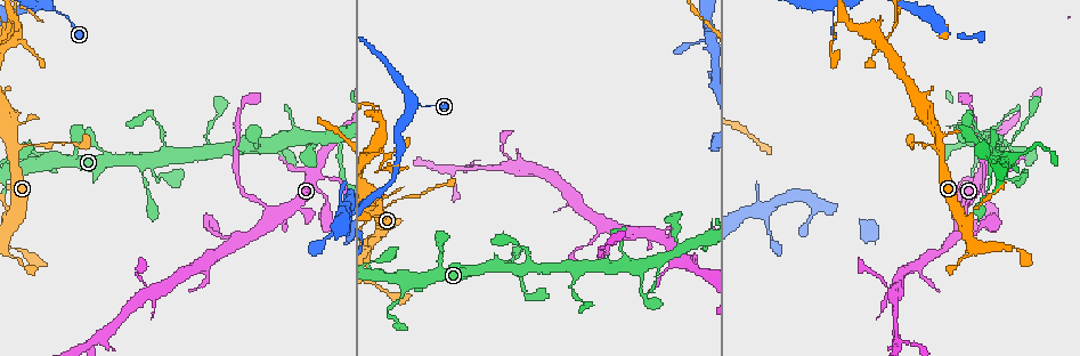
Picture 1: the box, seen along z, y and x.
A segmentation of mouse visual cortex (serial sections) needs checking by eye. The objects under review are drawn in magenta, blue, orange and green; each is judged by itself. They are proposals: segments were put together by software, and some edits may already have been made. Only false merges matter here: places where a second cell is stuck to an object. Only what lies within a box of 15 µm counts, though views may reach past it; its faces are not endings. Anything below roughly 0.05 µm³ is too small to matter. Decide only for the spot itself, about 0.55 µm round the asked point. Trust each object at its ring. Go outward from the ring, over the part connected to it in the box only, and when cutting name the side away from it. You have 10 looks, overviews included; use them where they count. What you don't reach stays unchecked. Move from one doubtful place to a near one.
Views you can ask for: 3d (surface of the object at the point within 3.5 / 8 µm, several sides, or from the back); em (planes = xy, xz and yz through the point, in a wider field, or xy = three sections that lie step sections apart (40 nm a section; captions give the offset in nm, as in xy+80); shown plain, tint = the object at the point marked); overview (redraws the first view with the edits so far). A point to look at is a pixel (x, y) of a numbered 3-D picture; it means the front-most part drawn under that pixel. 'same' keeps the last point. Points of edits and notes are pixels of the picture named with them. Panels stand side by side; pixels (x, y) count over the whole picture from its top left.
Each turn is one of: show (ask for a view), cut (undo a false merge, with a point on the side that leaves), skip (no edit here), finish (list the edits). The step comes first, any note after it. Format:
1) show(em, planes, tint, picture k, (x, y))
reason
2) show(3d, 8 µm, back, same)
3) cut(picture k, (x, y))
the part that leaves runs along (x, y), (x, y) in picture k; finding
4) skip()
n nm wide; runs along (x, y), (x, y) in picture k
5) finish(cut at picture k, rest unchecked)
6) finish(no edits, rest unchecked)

show(3d, 8 µm, picture 1, (58, 11))
sudden change in width

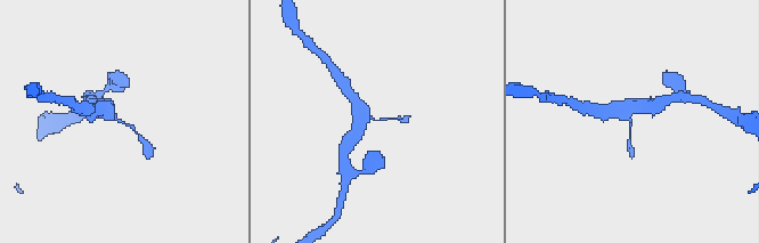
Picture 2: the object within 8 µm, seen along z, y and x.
show(em, xy, step 2, tint, picture 2, (123, 122))
need the tissue

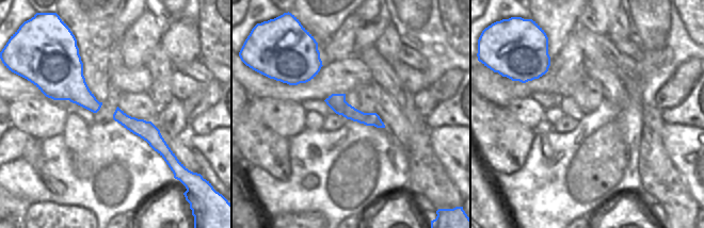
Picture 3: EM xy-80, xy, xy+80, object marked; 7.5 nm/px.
skip()
runs along (147, 143), (103, 106) in picture 2; continuous, no second cell

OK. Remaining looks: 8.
show(em, xy, step 3, tint, picture 1, (376, 212))
small branch off a trunk

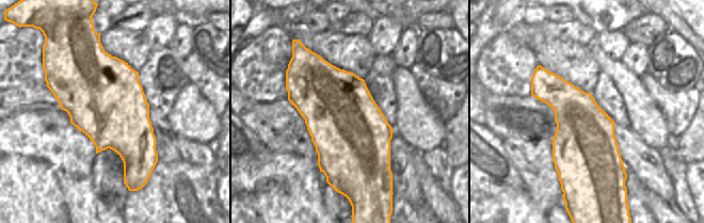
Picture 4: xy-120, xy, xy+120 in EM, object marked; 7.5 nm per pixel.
show(3d, 3.5 µm, same)

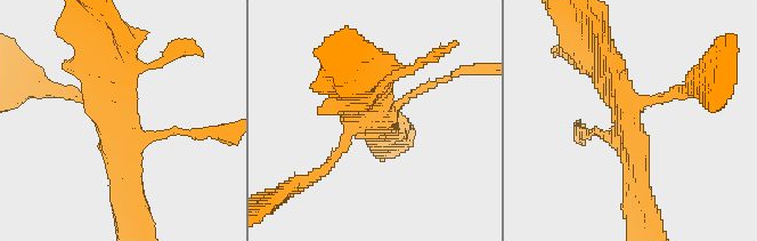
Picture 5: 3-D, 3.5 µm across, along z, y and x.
skip()
one cell here

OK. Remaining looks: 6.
show(3d, 3.5 µm, picture 1, (880, 39))
abrupt turn

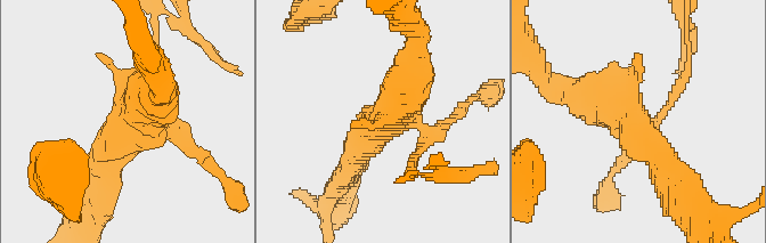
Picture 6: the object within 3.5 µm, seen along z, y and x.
show(em, xy, step 2, tint, picture 6, (637, 122))
shape alone is not enough

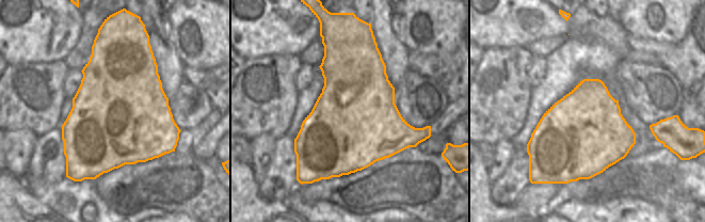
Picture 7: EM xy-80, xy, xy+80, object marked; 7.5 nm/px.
skip()
650 nm wide; runs along (678, 179), (620, 106), (577, 96) in picture 6; continuous, no second cell

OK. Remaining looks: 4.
show(em, xy, step 5, tint, picture 1, (254, 198))
narrows sharply

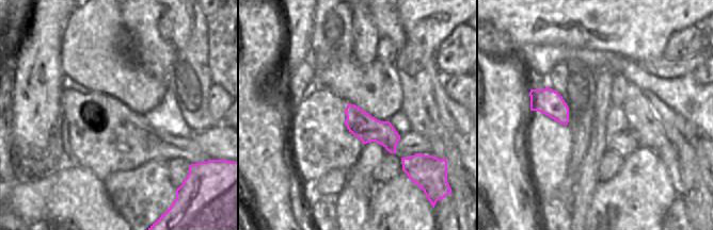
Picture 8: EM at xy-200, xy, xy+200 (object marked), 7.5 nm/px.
show(3d, 3.5 µm, same)

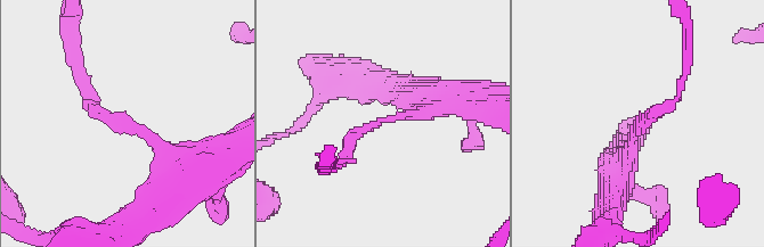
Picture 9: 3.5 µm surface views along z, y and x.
skip()
arms of 200, 250 nm; runs along (181, 166), (143, 131), (94, 110), (83, 85) in picture 9; continuous, no second cell

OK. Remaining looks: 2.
finish(no edits, rest unchecked)

